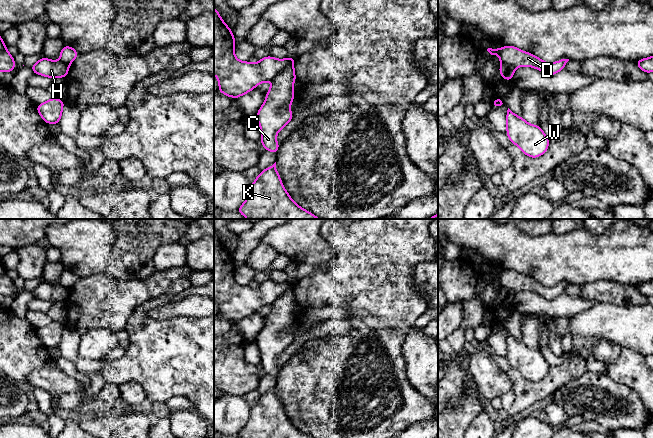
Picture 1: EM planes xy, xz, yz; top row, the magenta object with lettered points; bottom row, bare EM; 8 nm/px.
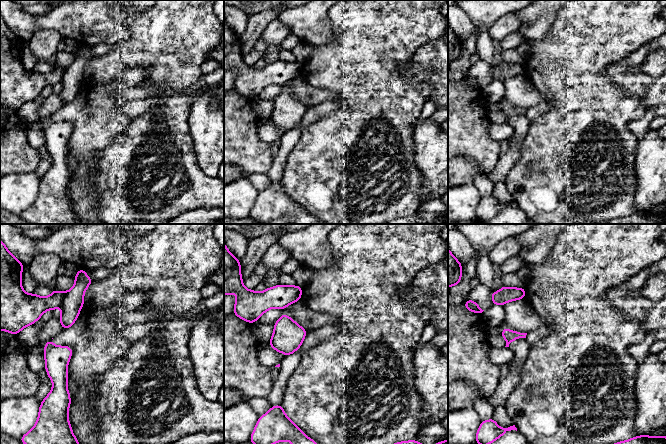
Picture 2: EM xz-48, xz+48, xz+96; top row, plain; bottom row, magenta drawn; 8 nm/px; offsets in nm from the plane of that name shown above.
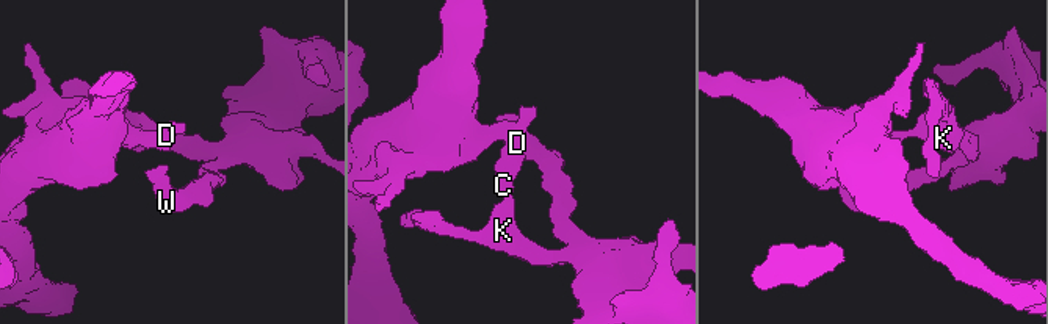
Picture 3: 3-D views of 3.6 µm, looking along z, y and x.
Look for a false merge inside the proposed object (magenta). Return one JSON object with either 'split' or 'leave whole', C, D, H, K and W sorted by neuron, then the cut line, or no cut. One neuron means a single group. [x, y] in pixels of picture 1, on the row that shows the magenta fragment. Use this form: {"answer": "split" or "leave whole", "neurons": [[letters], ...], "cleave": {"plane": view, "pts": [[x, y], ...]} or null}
{"answer": "split", "neurons": [["C", "D", "K", "W"], ["H"]], "cleave": {"plane": "xz", "pts": [[288, 58], [285, 67], [272, 80]]}}

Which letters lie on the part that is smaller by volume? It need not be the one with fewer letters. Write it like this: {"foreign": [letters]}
{"foreign": ["C", "D", "K", "W"]}

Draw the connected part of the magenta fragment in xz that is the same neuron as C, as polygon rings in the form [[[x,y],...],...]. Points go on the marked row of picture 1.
[[[288,57],[287,65],[274,78],[271,88],[266,93],[266,100],[255,117],[261,127],[262,145],[266,151],[272,151],[276,155],[280,147],[276,135],[293,118],[290,104],[295,96],[293,92],[296,80],[293,67],[295,59]]]

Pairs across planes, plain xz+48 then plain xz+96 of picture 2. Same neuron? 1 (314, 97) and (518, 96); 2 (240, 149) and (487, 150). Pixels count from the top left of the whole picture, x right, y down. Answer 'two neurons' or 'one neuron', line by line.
1: one neuron
2: one neuron

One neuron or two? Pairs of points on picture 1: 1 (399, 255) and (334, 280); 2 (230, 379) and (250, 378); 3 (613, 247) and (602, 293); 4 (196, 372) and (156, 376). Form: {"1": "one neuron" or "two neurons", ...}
{"1": "one neuron", "2": "one neuron", "3": "two neurons", "4": "one neuron"}

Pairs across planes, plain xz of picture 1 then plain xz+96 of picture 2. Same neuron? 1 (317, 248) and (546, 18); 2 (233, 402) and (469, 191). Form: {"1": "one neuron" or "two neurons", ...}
{"1": "one neuron", "2": "one neuron"}

